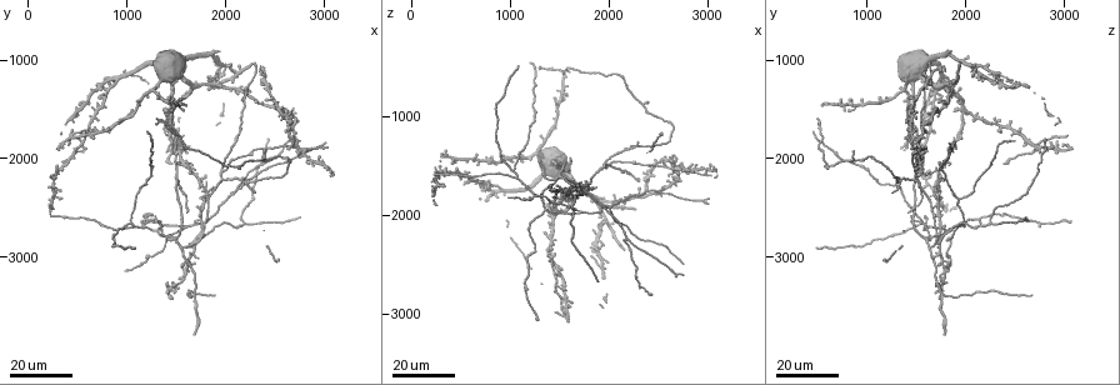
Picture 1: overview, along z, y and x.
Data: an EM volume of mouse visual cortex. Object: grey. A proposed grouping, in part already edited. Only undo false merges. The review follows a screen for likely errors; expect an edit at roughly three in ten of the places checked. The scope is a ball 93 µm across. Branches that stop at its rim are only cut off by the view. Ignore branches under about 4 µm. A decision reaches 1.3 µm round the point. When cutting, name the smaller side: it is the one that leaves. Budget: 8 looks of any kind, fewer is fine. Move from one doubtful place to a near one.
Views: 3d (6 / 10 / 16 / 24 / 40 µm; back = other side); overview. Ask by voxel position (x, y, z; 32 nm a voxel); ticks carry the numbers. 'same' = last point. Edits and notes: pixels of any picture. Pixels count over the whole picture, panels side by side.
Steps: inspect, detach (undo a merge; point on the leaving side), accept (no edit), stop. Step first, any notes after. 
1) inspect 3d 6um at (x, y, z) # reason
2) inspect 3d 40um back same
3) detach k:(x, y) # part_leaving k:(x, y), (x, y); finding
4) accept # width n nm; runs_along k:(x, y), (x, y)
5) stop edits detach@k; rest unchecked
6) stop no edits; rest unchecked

inspect 3d 24um at (1060, 2660, 1540)

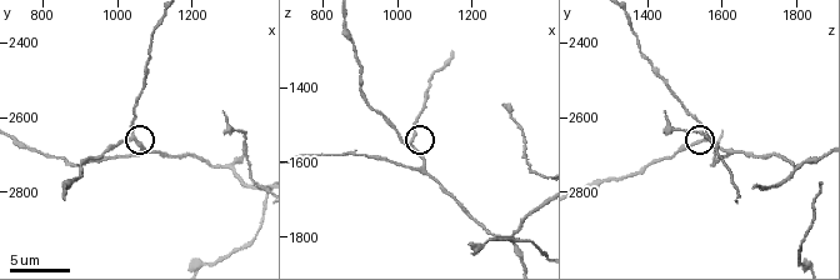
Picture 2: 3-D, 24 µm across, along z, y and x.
inspect 3d 6um at (1040, 2650, 1570) # zoom in

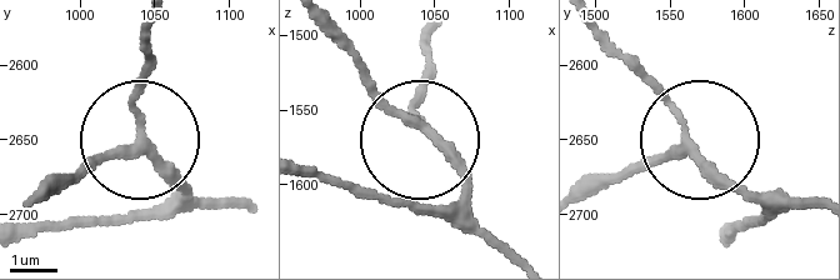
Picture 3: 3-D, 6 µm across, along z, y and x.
inspect 3d 6um back at (1040, 2648, 1560) # from behind

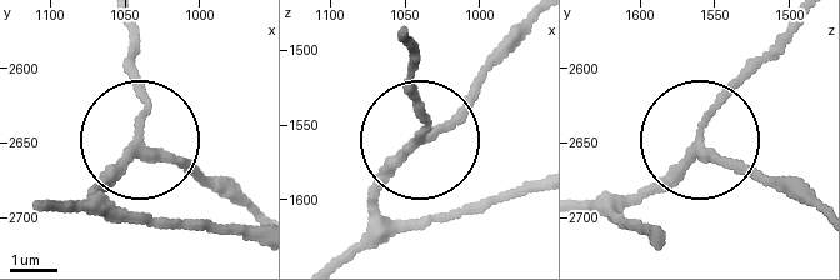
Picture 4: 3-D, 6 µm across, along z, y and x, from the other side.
accept # side_arm 44 um; arms 3; one cell here

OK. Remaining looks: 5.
inspect 3d 24um at (1480, 2800, 1640) # small branch off a trunk

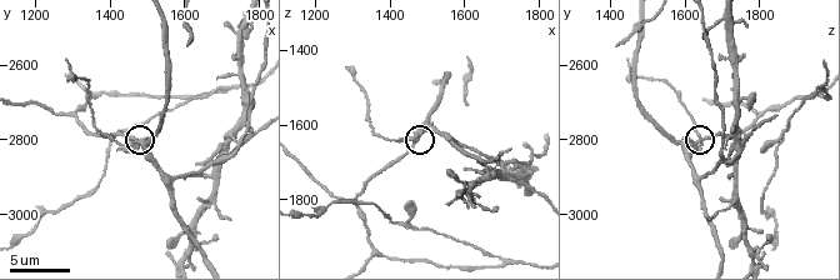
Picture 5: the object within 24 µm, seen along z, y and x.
inspect 3d 6um at (1490, 2820, 1610)

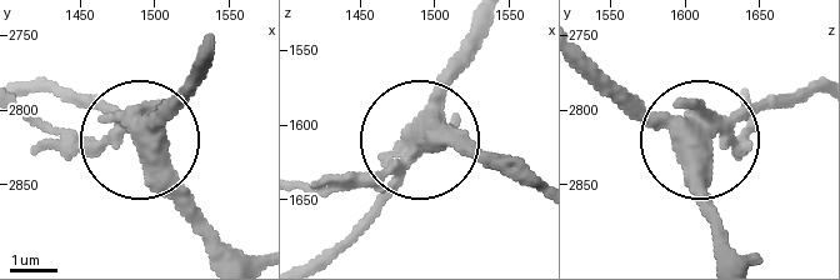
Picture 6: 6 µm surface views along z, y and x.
detach 6:(68, 143) # arms 4; part_leaving 6:(120, 120), (89, 139), (29, 128); a second cell is stuck on

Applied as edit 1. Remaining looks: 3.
inspect 3d 24um at (1700, 3380, 1780) # arms part here

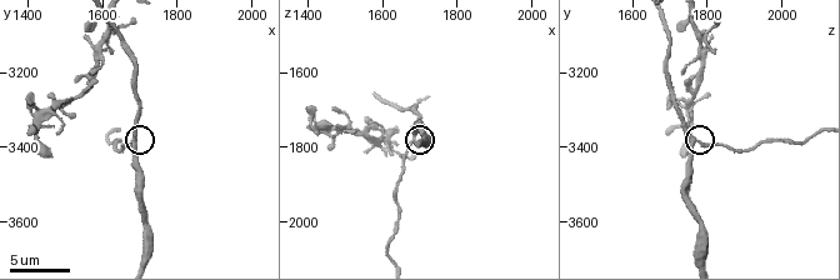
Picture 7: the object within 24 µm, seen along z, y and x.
inspect 3d 6um at (1690, 3390, 1770)

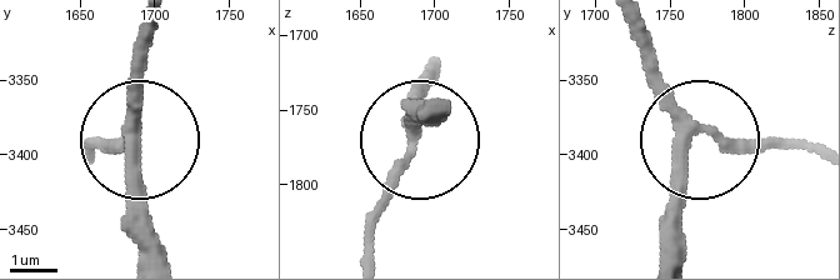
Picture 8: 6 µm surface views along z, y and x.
accept # width 270 nm; one cell here

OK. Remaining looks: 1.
stop edits detach@6; rest unchecked

